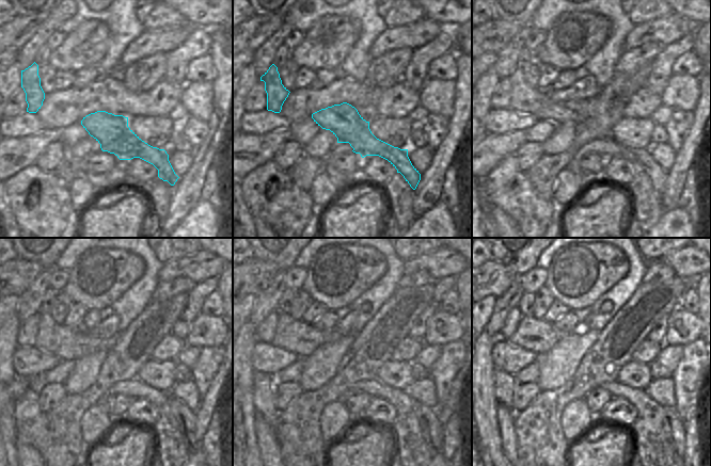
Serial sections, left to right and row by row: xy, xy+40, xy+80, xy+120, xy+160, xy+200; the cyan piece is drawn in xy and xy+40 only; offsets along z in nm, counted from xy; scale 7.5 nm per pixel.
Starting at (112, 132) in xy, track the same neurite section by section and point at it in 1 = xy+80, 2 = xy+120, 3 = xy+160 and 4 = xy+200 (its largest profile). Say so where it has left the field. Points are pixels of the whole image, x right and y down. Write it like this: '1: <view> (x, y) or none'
1: xy+80 (524, 98)
2: xy+120 (66, 342)
3: xy+160 (297, 336)
4: xy+200 (536, 334)

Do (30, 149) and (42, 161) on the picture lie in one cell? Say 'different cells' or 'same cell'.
different cells

